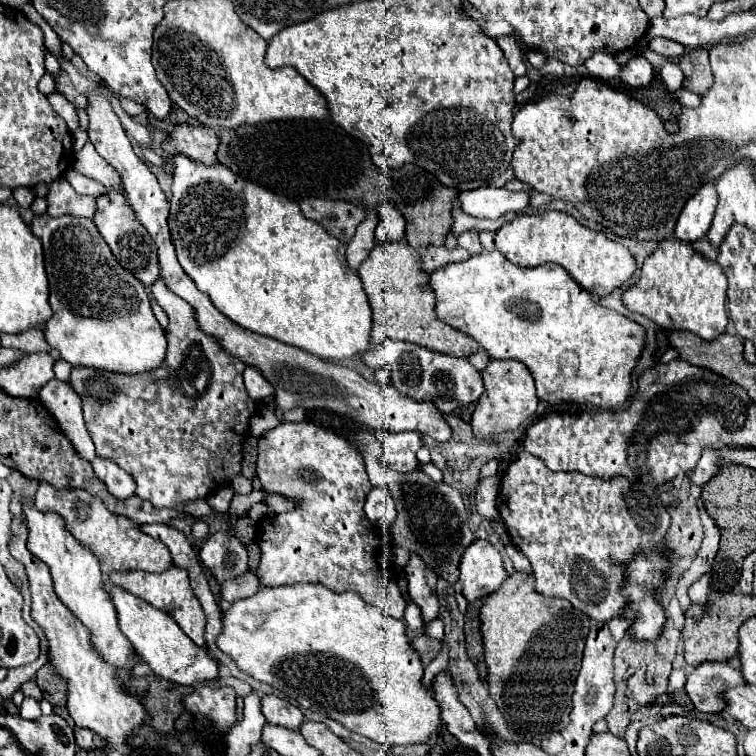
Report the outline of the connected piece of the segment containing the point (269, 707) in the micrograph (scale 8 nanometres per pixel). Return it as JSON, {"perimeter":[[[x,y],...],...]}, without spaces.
{"perimeter":[[[265,695],[261,705],[263,705],[263,715],[269,725],[281,725],[285,729],[297,731],[305,719],[297,707],[293,707],[289,701],[279,699],[275,695]]]}

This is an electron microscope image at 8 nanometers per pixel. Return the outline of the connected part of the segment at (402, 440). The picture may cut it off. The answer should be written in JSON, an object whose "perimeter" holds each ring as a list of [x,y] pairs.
{"perimeter":[[[401,431],[401,433],[381,433],[379,441],[391,449],[391,451],[403,451],[409,449],[413,453],[417,453],[423,447],[421,435],[415,431]]]}

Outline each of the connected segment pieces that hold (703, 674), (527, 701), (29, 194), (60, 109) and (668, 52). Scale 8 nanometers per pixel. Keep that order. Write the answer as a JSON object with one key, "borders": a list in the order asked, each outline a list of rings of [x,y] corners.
{"borders":[[[[703,663],[687,679],[687,693],[701,713],[721,713],[725,709],[723,693],[735,685],[745,685],[743,673],[729,663]]],[[[513,573],[507,577],[507,581],[491,593],[481,607],[479,619],[481,619],[481,637],[483,637],[483,649],[485,649],[485,663],[489,669],[487,683],[489,693],[499,707],[503,719],[507,725],[527,737],[527,739],[543,739],[549,733],[563,731],[569,723],[571,713],[571,695],[575,691],[575,677],[581,669],[581,657],[585,647],[585,637],[589,631],[589,619],[573,609],[569,601],[555,599],[555,597],[543,597],[535,593],[535,579],[533,575],[525,573]]],[[[17,187],[15,191],[13,191],[13,197],[15,197],[15,201],[21,205],[21,207],[29,207],[31,203],[33,203],[33,199],[35,199],[34,189],[29,189],[29,187]]],[[[51,93],[49,97],[49,103],[51,103],[51,107],[55,109],[55,113],[67,123],[67,127],[69,127],[69,131],[73,133],[73,131],[77,131],[77,127],[79,127],[79,119],[77,119],[77,113],[75,113],[75,107],[63,97],[63,95],[59,95],[59,93]]],[[[651,39],[647,47],[663,57],[679,57],[679,55],[683,55],[683,49],[685,49],[683,45],[679,45],[677,41],[671,41],[671,39]]]]}

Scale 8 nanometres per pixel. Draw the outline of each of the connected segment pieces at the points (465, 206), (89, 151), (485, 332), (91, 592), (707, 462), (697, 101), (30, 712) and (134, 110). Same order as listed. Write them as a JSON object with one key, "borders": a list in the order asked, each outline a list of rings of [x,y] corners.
{"borders":[[[[479,187],[473,191],[461,191],[457,195],[457,207],[481,219],[499,219],[507,213],[523,211],[529,205],[527,193],[515,193],[499,187]]],[[[87,141],[85,147],[75,153],[75,163],[73,163],[75,171],[93,177],[97,181],[103,181],[103,185],[107,185],[107,189],[113,189],[115,185],[119,185],[119,175],[115,175],[115,169],[111,169],[111,165],[107,165],[103,161],[103,157],[99,157],[99,153],[95,153],[95,147]]],[[[483,251],[461,263],[435,269],[429,275],[435,293],[437,319],[473,337],[489,355],[489,359],[517,359],[533,375],[537,397],[545,403],[577,403],[601,409],[621,407],[631,389],[631,369],[635,367],[643,345],[645,329],[597,303],[591,293],[575,285],[567,271],[555,263],[539,267],[519,267],[503,257],[503,253]]],[[[29,505],[23,507],[23,513],[27,519],[27,527],[29,527],[27,549],[37,559],[47,563],[51,577],[53,577],[53,587],[55,587],[57,597],[65,603],[65,607],[69,607],[69,611],[83,625],[87,625],[87,629],[91,631],[91,645],[99,653],[99,657],[103,661],[107,661],[109,665],[131,671],[137,665],[139,657],[137,657],[131,641],[127,641],[127,637],[121,633],[121,629],[117,625],[117,611],[115,611],[115,605],[113,605],[109,593],[105,591],[105,583],[103,583],[103,575],[101,575],[97,557],[93,553],[89,553],[83,545],[79,545],[71,537],[71,533],[67,533],[63,519],[59,515],[39,513],[35,507],[29,507]]],[[[705,449],[703,451],[703,457],[699,459],[699,465],[691,473],[691,485],[703,487],[719,471],[719,467],[715,465],[715,461],[719,459],[719,453],[721,453],[721,449]]],[[[680,89],[673,93],[674,97],[683,107],[696,108],[701,104],[701,96],[691,93],[685,89]]],[[[25,697],[19,708],[19,715],[25,719],[37,719],[41,715],[39,703],[31,697]]],[[[119,97],[119,102],[121,103],[121,107],[123,110],[132,117],[136,117],[137,115],[141,114],[143,111],[145,111],[143,105],[133,101],[129,100],[123,97]]]]}

